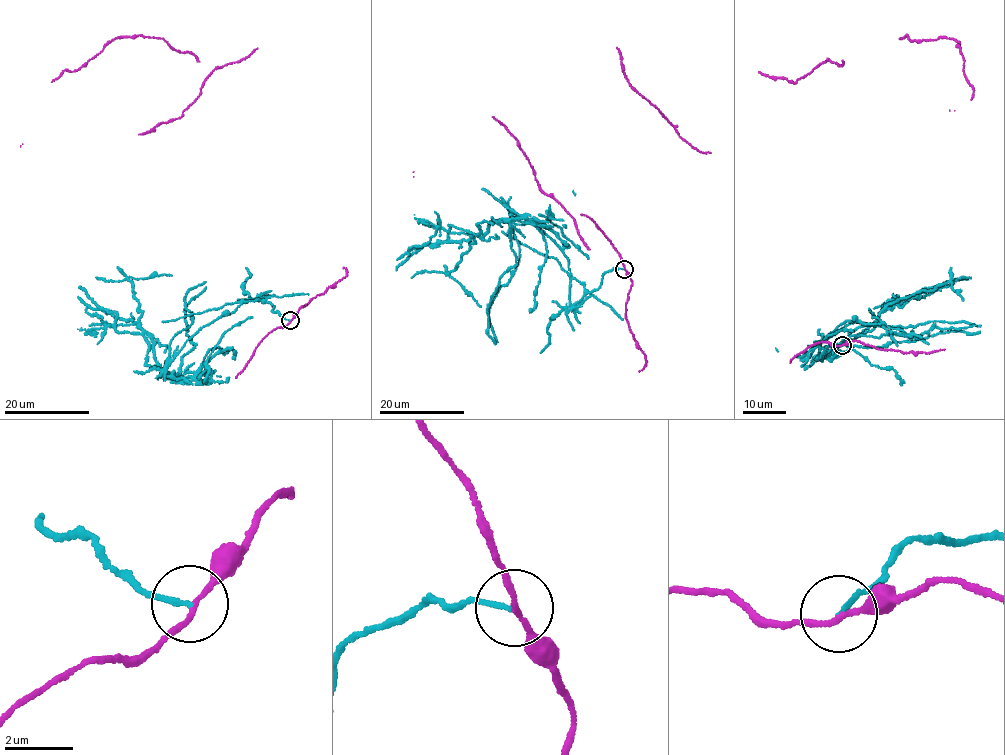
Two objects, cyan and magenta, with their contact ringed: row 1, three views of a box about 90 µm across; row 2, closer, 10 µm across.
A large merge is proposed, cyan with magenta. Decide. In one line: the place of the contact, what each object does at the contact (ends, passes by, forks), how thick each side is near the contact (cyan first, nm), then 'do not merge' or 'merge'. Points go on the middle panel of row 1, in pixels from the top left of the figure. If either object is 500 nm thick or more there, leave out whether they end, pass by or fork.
(624, 269) | cyan ends | magenta passes by | 140/130 nm | do not merge

